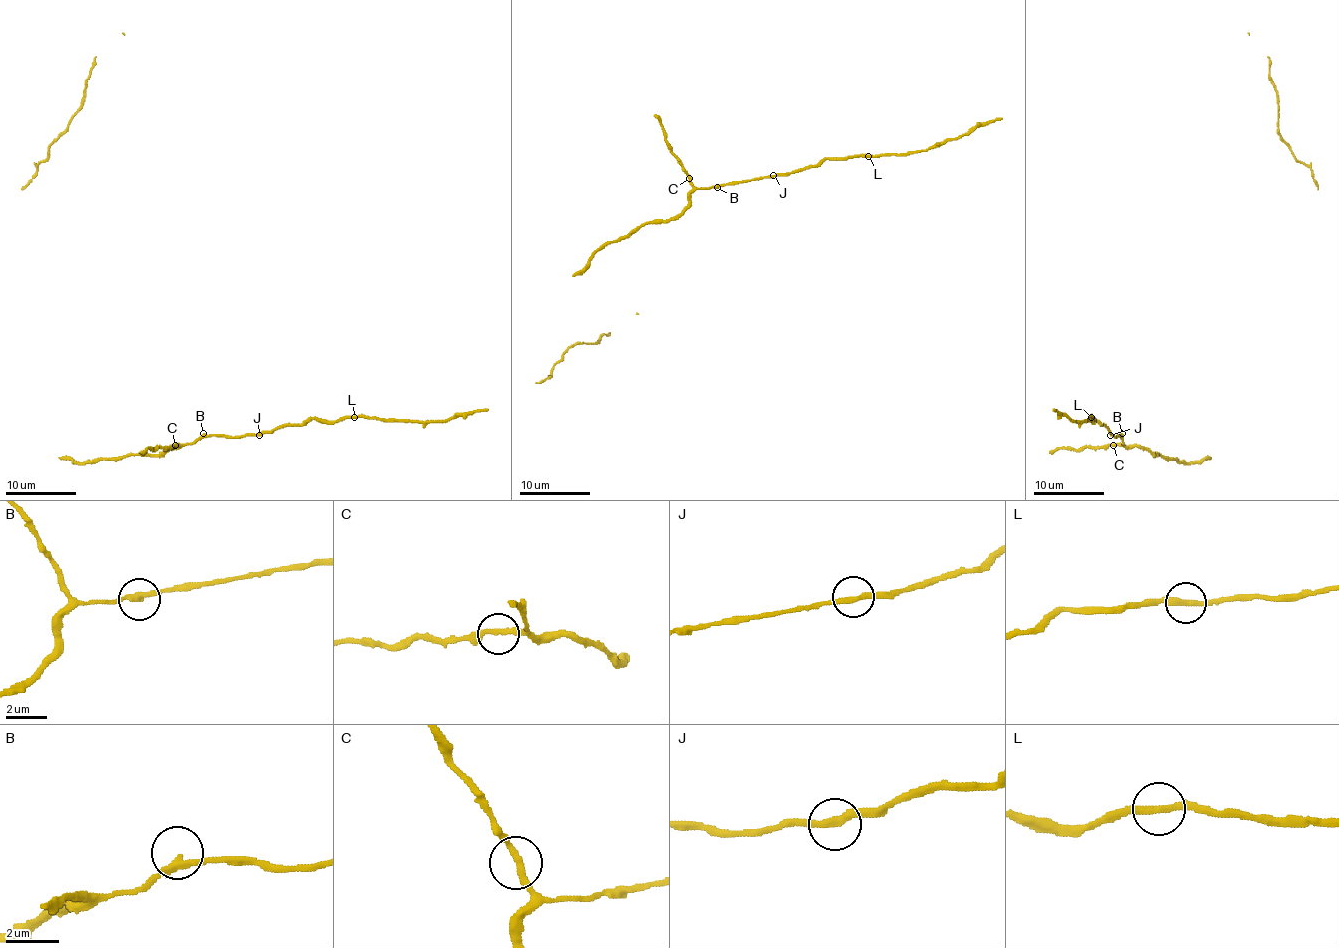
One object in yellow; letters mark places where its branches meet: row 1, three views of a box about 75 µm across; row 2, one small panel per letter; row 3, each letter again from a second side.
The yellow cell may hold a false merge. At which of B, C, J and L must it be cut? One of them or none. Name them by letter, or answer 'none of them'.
L

